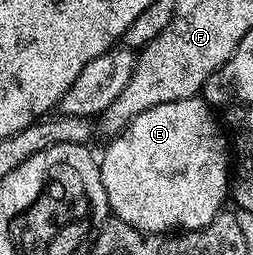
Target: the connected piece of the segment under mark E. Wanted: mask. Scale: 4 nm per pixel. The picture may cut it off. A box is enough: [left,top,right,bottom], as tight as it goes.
[99,96,229,234]

